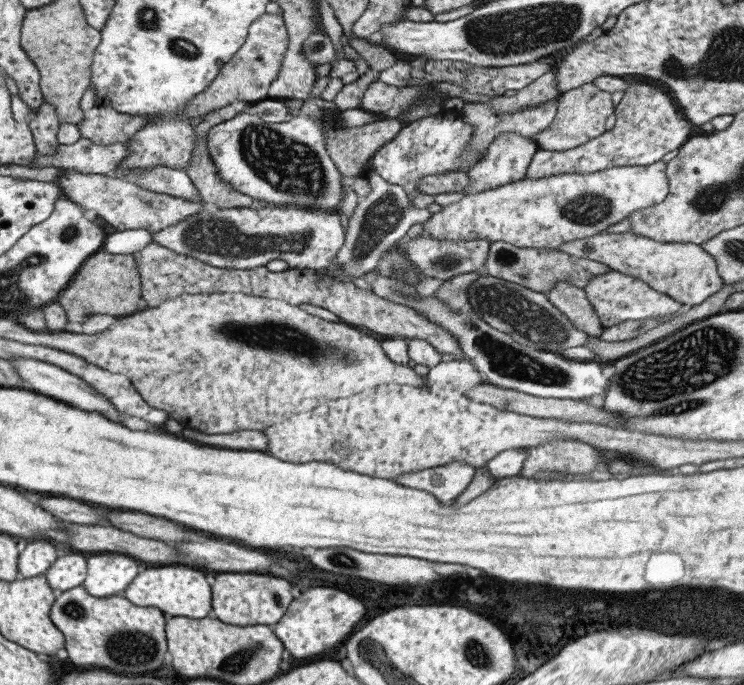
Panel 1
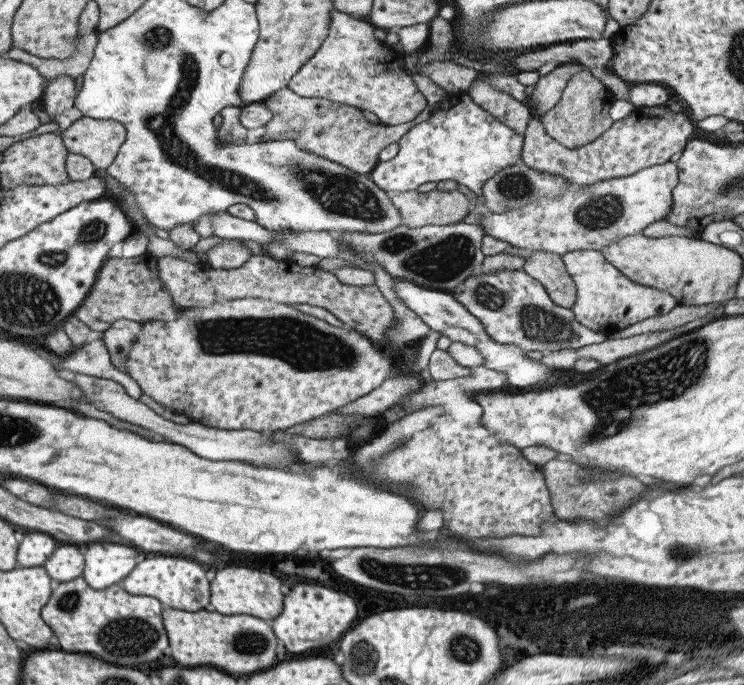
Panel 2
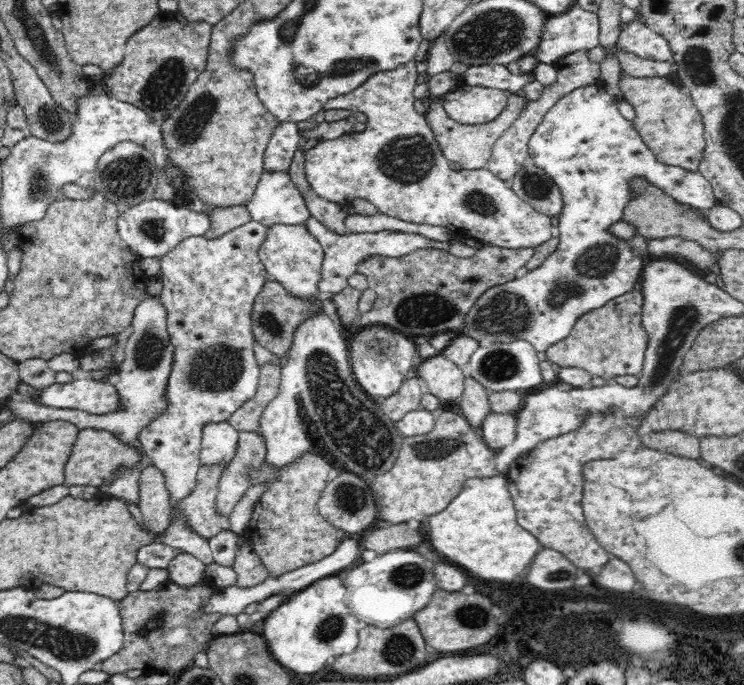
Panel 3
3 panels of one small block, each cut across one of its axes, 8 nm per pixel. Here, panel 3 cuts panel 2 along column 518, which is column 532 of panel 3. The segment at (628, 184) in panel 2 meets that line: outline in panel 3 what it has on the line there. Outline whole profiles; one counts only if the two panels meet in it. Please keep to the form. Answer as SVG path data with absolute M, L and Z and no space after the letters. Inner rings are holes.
M412 59L408 62L404 62L404 64L401 64L400 66L397 66L394 70L382 70L380 72L376 72L376 74L372 74L364 84L358 86L355 90L352 90L352 93L327 100L324 106L325 109L348 109L353 112L364 112L364 114L368 116L366 129L363 132L346 132L346 134L342 134L342 136L338 136L338 138L334 138L334 140L325 139L321 143L308 149L305 152L305 181L303 187L310 187L310 190L318 196L325 198L330 202L338 202L340 204L342 204L342 202L348 202L348 200L352 201L354 198L366 198L366 200L370 200L370 202L376 206L377 212L393 216L394 218L399 218L406 222L430 224L432 226L445 226L451 230L453 236L461 240L464 240L466 237L470 237L481 241L485 245L494 245L507 249L527 249L543 245L547 240L550 240L553 235L554 226L550 221L551 217L546 214L540 214L540 211L536 210L531 203L522 200L516 194L516 191L511 189L509 181L498 178L492 171L488 170L487 167L474 170L464 168L456 170L450 167L449 160L443 155L438 141L436 141L432 131L430 130L430 125L427 123L425 114L419 114L414 109L415 98L412 94L415 87L417 85L425 84L431 78L432 75L427 72L419 74L416 71L416 60Z

